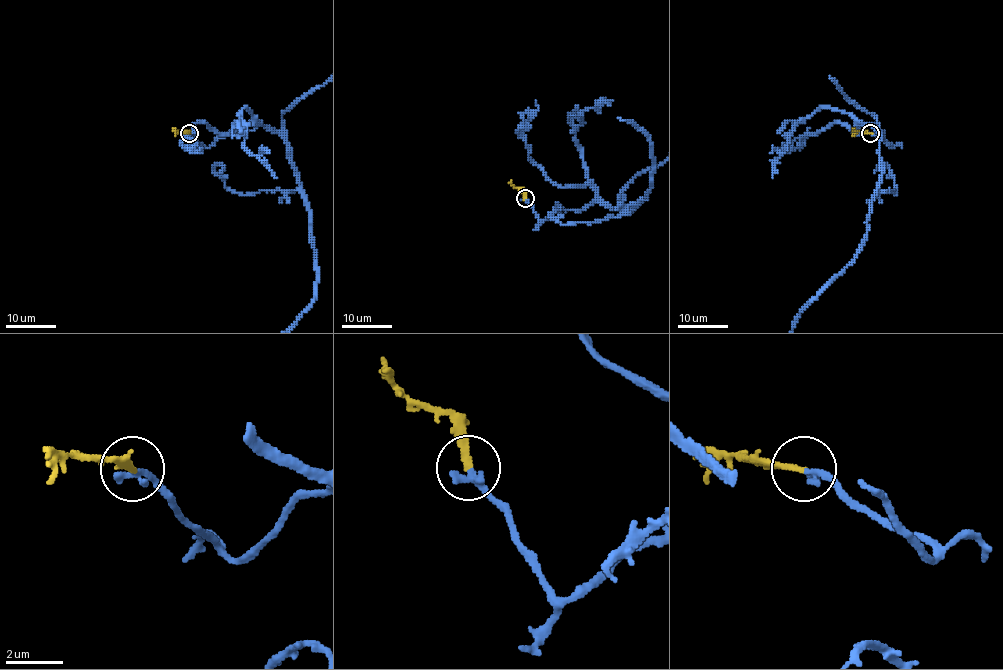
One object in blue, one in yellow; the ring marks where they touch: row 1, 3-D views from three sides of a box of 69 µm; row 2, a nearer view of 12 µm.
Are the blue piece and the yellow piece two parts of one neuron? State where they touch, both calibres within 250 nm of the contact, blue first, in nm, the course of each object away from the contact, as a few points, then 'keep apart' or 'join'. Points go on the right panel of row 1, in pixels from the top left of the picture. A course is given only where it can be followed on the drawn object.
(870, 133) | 320/220 nm | yellow via (870, 132), (851, 130) | join

